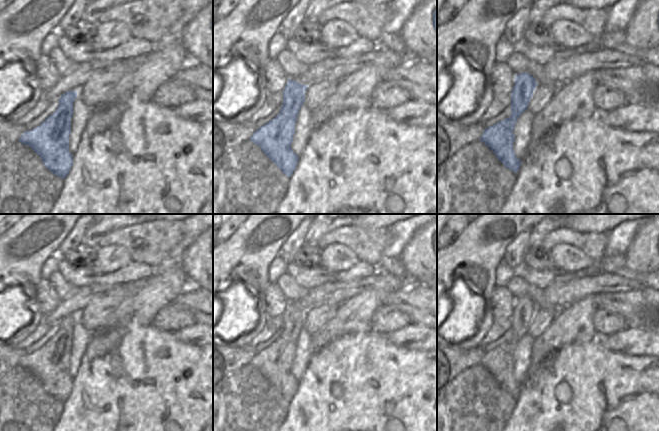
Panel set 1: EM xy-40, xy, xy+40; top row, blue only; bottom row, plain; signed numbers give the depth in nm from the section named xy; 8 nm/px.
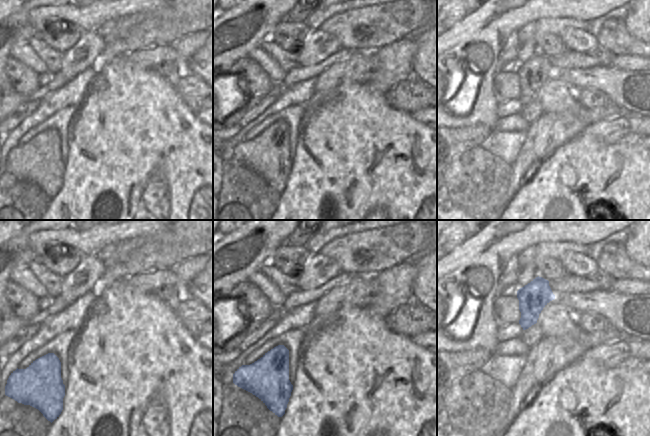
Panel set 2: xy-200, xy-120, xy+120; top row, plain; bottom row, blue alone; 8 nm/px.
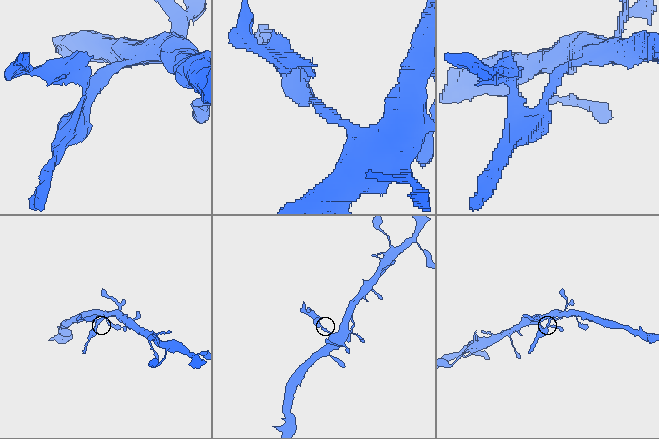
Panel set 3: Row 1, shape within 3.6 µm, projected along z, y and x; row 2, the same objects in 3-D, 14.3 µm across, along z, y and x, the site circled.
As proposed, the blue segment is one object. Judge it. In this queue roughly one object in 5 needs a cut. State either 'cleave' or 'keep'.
cleave

